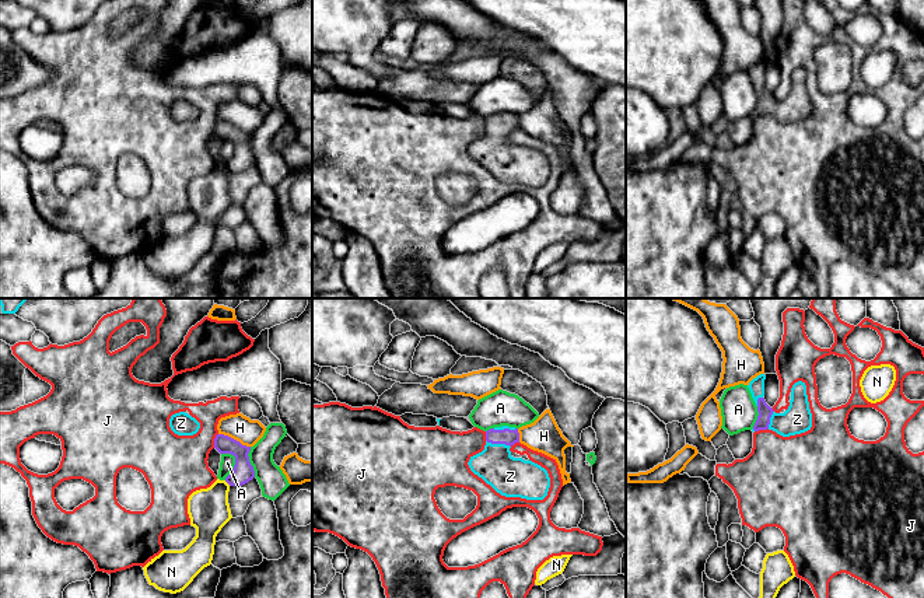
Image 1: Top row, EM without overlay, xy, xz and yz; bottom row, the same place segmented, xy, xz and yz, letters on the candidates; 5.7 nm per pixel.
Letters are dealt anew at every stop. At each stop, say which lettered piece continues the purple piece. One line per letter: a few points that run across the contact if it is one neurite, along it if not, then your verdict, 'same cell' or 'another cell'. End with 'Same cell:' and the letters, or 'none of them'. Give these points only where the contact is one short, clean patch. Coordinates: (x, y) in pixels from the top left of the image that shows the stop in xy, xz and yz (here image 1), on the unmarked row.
A: another cell
H: another cell
J: another cell
N: another cell
Z: line xz (508, 123), (499, 129), (499, 151), (510, 163); same cell
Same cell: Z

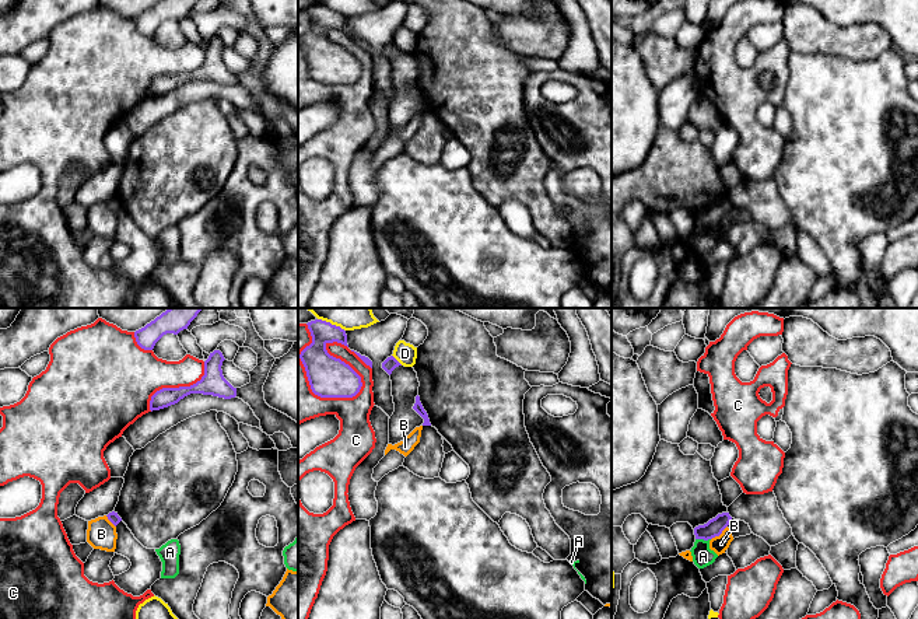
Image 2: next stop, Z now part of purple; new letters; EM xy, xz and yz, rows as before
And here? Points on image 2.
A: line yz (696, 224), (710, 226); another cell
B: another cell
C: another cell
D: another cell
Same cell: none of them

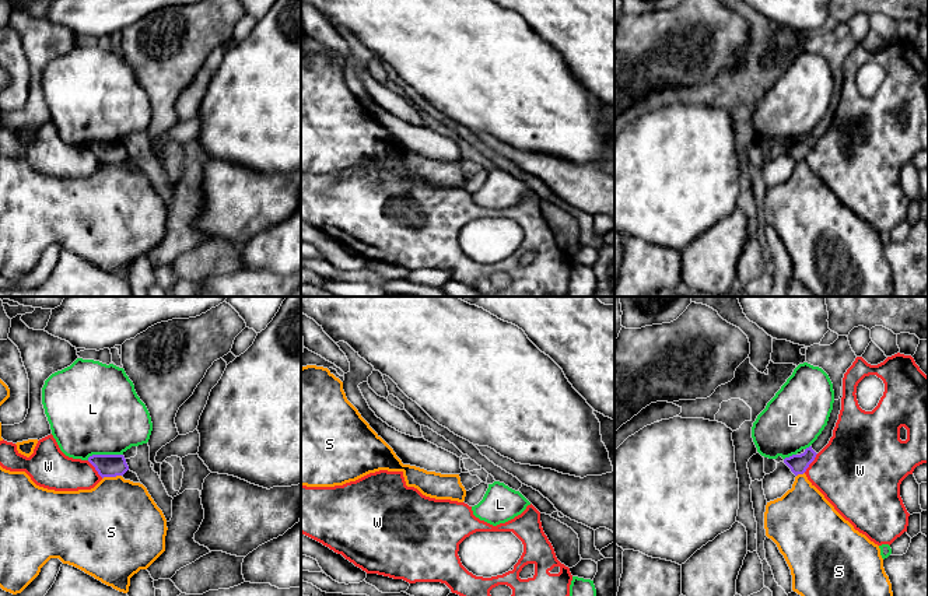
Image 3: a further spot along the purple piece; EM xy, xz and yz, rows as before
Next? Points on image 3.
L: another cell
S: another cell
W: another cell
Same cell: none of them

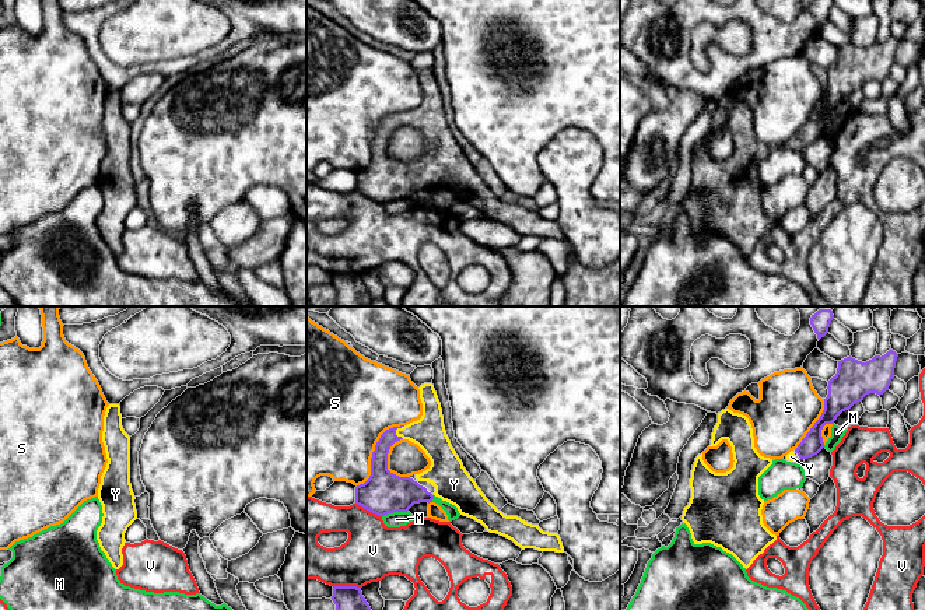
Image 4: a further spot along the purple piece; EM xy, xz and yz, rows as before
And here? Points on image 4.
M: another cell
S: another cell
V: another cell
Y: same cell
Same cell: Y

